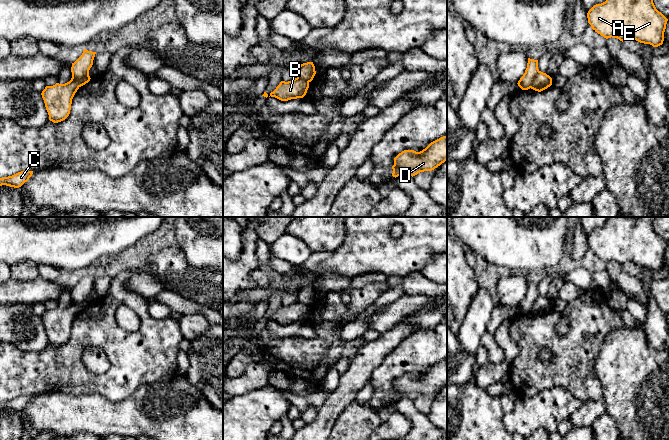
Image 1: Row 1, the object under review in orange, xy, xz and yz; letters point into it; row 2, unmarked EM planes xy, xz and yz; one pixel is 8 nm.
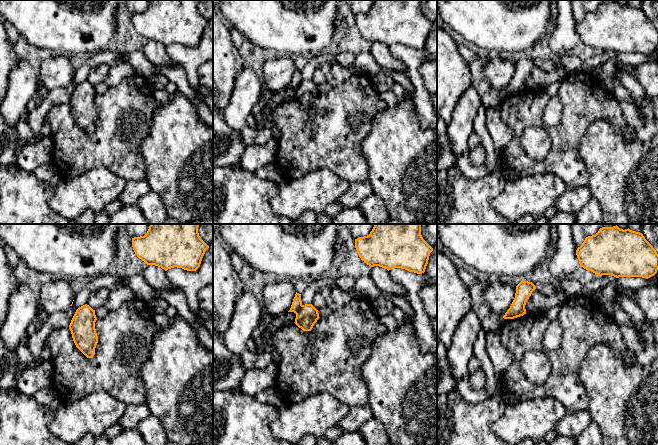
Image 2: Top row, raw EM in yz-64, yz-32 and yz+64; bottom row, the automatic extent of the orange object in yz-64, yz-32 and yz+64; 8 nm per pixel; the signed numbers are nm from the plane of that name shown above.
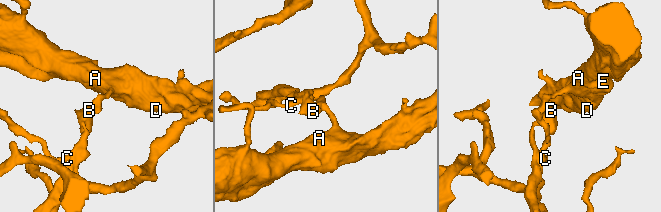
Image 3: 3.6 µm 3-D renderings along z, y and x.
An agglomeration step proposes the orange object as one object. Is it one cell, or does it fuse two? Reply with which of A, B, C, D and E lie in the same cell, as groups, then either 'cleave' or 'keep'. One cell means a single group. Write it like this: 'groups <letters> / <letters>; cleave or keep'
groups A C D E / B; cleave

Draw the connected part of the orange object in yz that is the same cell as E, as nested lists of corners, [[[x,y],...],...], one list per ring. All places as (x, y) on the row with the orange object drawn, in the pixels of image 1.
[[[606,0],[594,5],[587,13],[592,29],[608,39],[611,37],[624,41],[633,38],[644,44],[658,47],[663,44],[668,19],[659,12],[653,0]]]

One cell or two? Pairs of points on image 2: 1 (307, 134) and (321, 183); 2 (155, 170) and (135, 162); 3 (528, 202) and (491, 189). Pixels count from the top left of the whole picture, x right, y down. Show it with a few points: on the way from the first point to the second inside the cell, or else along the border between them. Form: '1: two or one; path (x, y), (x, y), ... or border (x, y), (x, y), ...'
1: two; border (340, 176), (327, 168), (318, 168), (295, 178)
2: two; border (140, 143), (140, 152), (145, 164), (145, 177)
3: two; border (507, 180), (491, 201), (498, 213)

